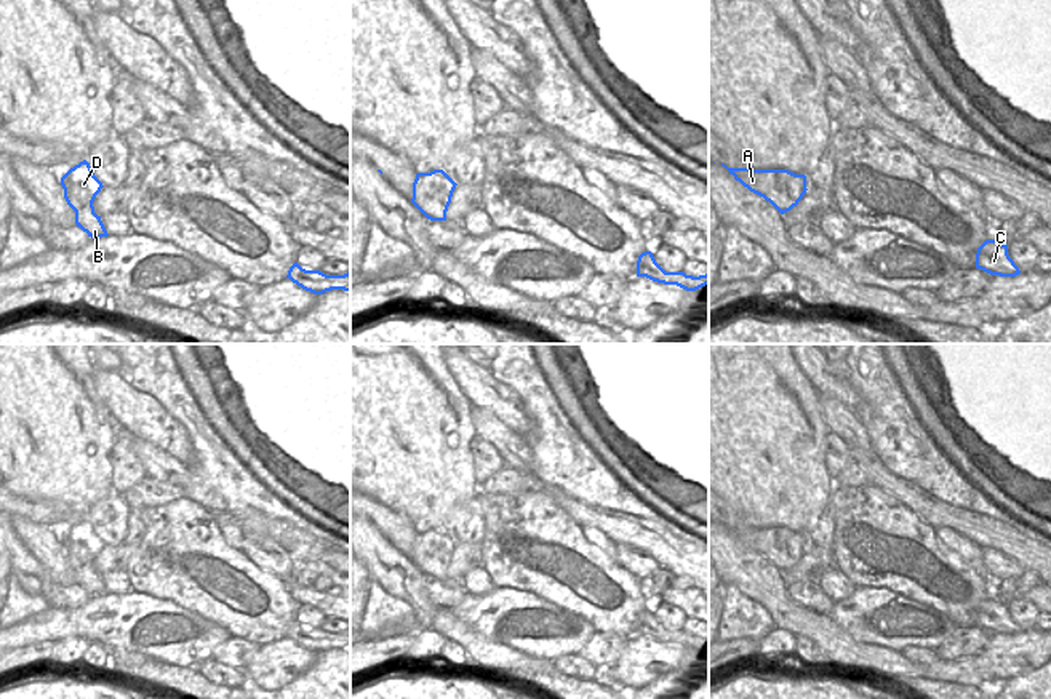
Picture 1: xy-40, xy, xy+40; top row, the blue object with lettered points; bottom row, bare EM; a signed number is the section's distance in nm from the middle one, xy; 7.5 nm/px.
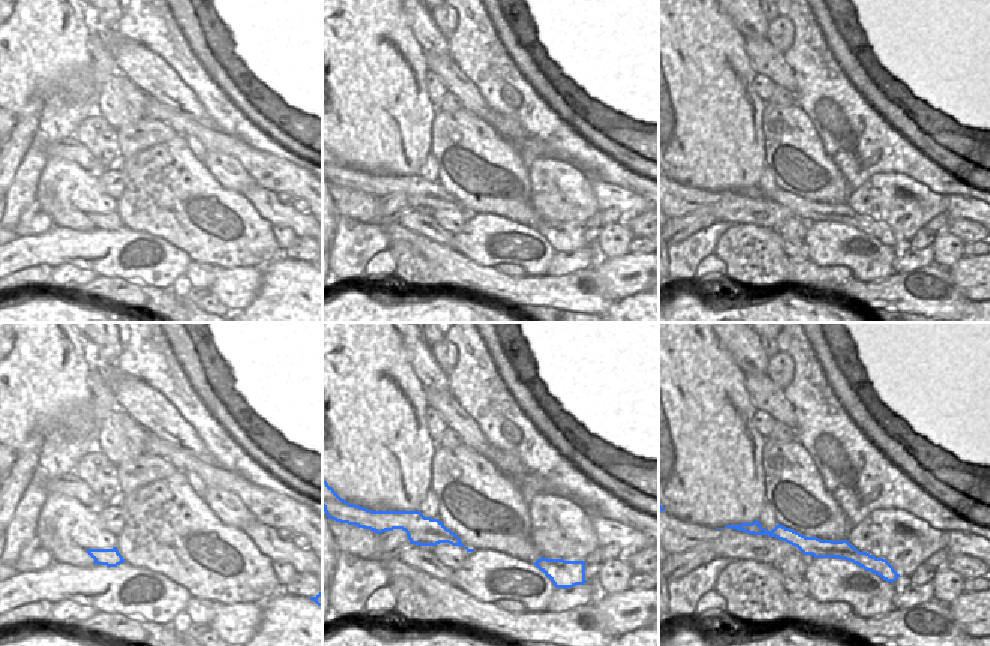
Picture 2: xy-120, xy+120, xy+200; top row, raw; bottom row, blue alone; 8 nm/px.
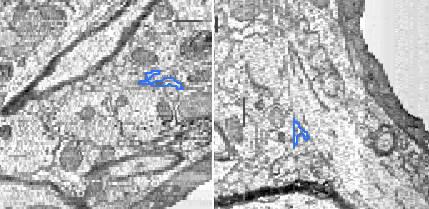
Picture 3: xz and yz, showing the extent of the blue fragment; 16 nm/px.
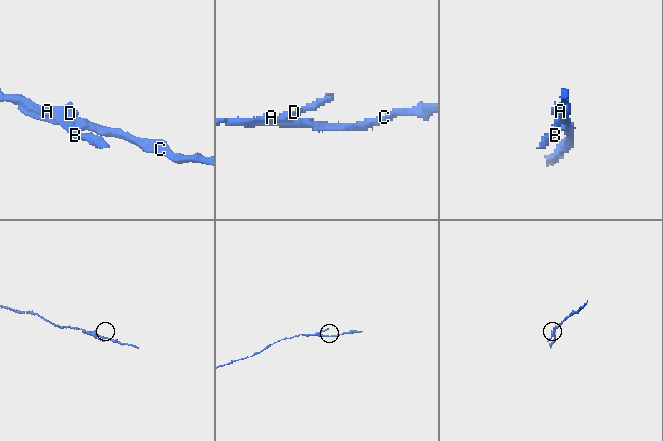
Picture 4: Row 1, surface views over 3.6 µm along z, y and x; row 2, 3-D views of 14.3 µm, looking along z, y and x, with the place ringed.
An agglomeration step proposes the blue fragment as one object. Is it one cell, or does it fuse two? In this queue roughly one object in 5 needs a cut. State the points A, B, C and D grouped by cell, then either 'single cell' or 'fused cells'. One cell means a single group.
groups A B C D; single cell

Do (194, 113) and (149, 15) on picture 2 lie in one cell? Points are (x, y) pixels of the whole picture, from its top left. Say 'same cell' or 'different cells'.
different cells

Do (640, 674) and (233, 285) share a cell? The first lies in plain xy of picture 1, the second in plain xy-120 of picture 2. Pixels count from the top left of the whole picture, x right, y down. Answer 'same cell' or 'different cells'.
same cell

